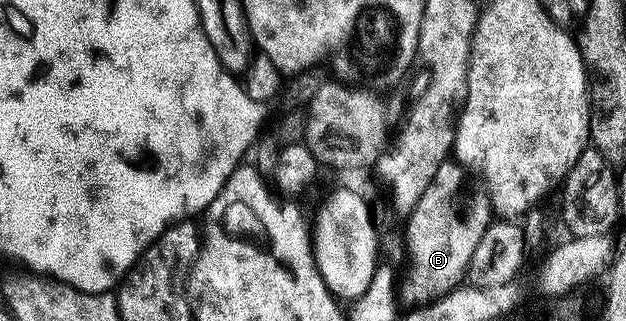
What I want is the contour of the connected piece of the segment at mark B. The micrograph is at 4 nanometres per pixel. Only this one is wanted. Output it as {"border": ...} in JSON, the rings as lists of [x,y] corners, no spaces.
{"border":[[[447,158],[404,220],[406,252],[414,267],[414,284],[420,295],[430,296],[426,298],[445,296],[463,283],[472,250],[482,244],[484,230],[492,223],[489,195],[482,190],[470,192],[466,175],[467,169],[457,159]]]}

